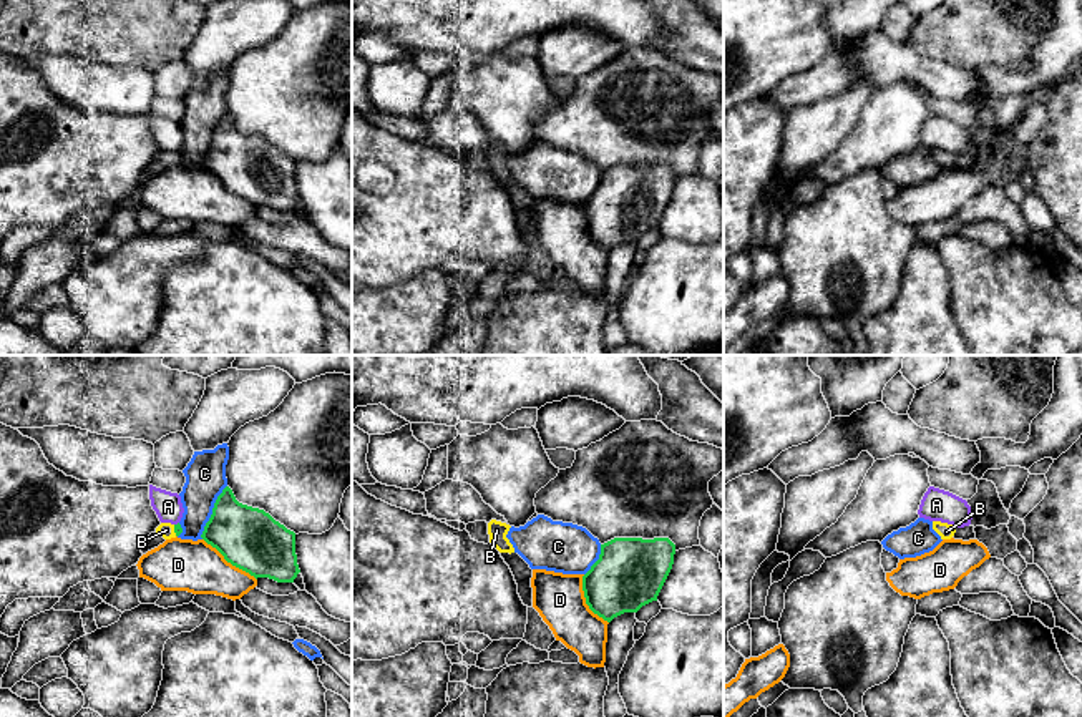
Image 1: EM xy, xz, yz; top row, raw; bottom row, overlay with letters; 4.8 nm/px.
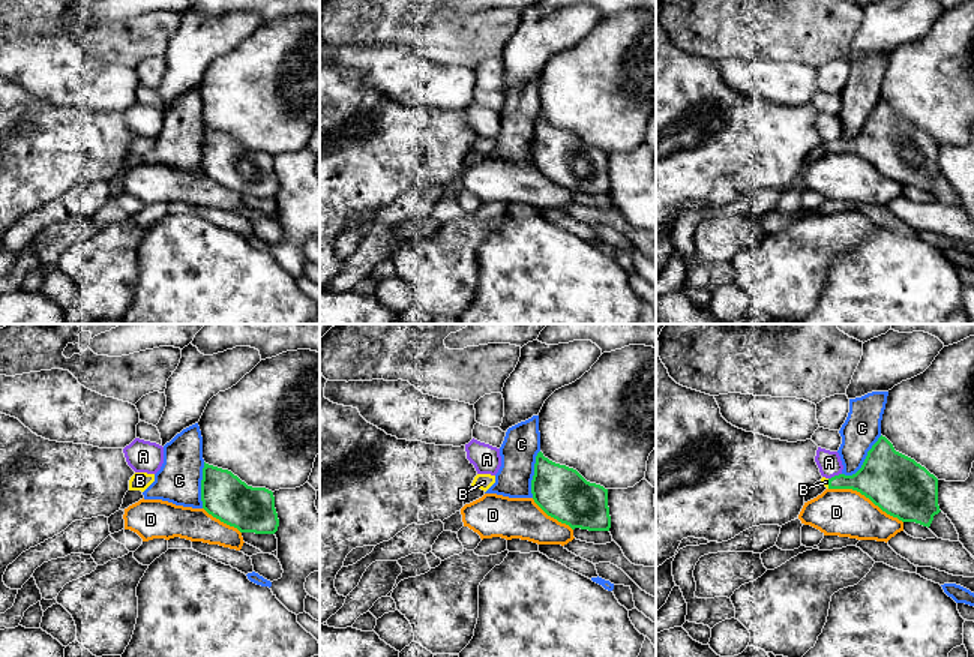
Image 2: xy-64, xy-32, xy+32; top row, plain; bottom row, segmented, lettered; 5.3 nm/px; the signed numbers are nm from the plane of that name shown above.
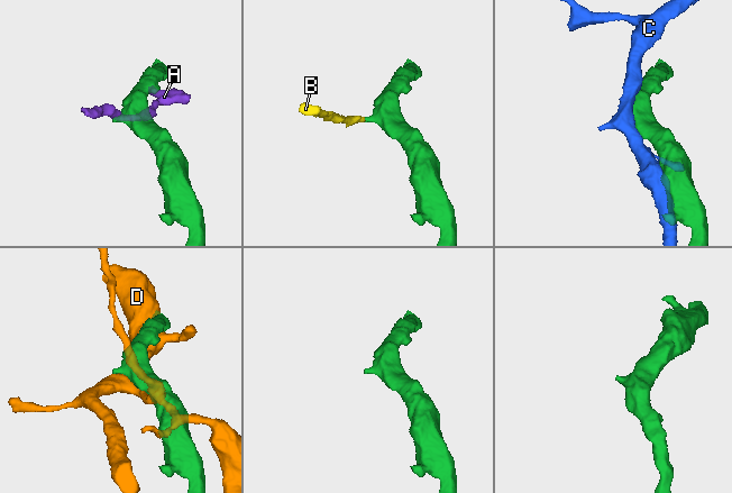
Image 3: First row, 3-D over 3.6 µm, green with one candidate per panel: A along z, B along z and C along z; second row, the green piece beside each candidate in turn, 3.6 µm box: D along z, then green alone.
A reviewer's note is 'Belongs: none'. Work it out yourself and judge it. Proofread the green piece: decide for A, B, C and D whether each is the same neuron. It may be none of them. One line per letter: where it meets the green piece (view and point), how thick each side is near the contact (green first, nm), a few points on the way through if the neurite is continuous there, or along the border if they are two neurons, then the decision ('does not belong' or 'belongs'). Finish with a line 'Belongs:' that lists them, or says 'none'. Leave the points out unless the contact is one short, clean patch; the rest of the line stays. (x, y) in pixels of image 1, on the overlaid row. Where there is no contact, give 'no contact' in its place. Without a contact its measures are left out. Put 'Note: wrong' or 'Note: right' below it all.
A: meets green in xy at (178, 523); 50 nm thick on the green side, 140 nm on the other; does not belong
B: meets green in xy at (175, 530); 50 nm thick on the green side, 80 nm on the other; runs through xy (178, 530), (175, 530), (166, 530); belongs
C: meets green in xy at (213, 512); 300 nm thick on the green side, 190 nm on the other; does not belong
D: meets green in xy at (229, 561); 300 nm thick on the green side, 260 nm on the other; does not belong
Belongs: B
Note: wrong

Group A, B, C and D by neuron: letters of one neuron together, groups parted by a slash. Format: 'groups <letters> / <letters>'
groups A / B / C / D

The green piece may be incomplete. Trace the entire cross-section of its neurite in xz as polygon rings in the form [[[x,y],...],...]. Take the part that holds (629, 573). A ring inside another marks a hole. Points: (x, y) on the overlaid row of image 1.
[[[614,538],[601,544],[599,559],[582,576],[589,609],[611,622],[657,601],[672,569],[675,544],[669,538]]]

